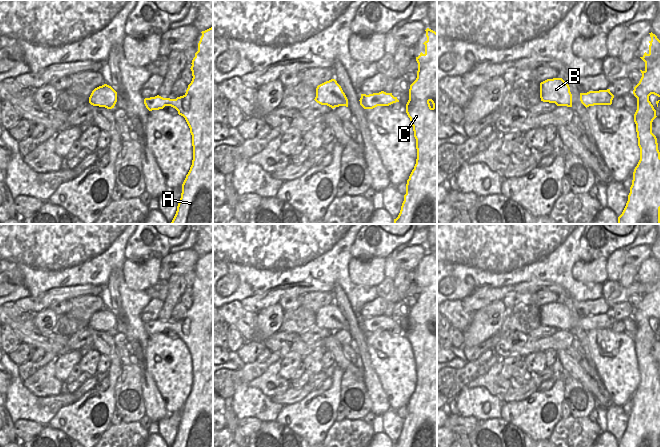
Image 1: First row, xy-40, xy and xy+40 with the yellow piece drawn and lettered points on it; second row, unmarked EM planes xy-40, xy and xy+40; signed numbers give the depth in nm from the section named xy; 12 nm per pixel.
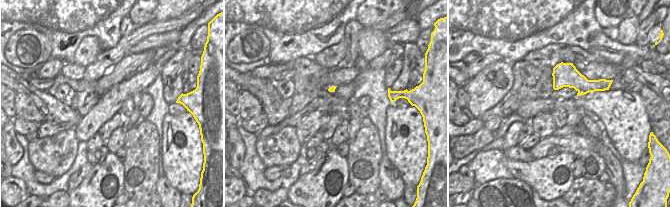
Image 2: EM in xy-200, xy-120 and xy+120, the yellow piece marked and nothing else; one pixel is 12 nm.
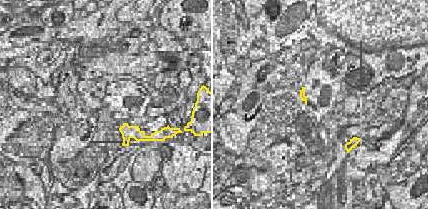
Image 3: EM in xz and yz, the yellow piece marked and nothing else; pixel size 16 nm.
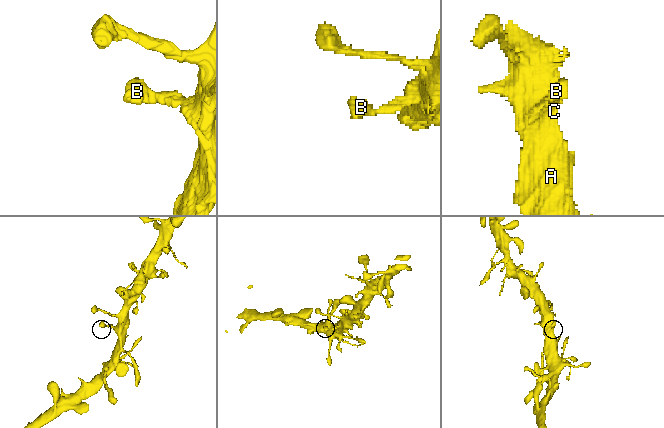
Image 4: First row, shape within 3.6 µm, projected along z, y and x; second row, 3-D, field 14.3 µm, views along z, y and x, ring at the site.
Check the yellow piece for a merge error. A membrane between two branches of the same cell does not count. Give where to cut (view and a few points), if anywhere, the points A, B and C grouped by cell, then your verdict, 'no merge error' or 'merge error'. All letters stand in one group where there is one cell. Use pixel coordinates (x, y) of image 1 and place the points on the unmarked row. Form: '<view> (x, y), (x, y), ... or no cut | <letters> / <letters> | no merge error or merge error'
no cut | A B C | no merge error

